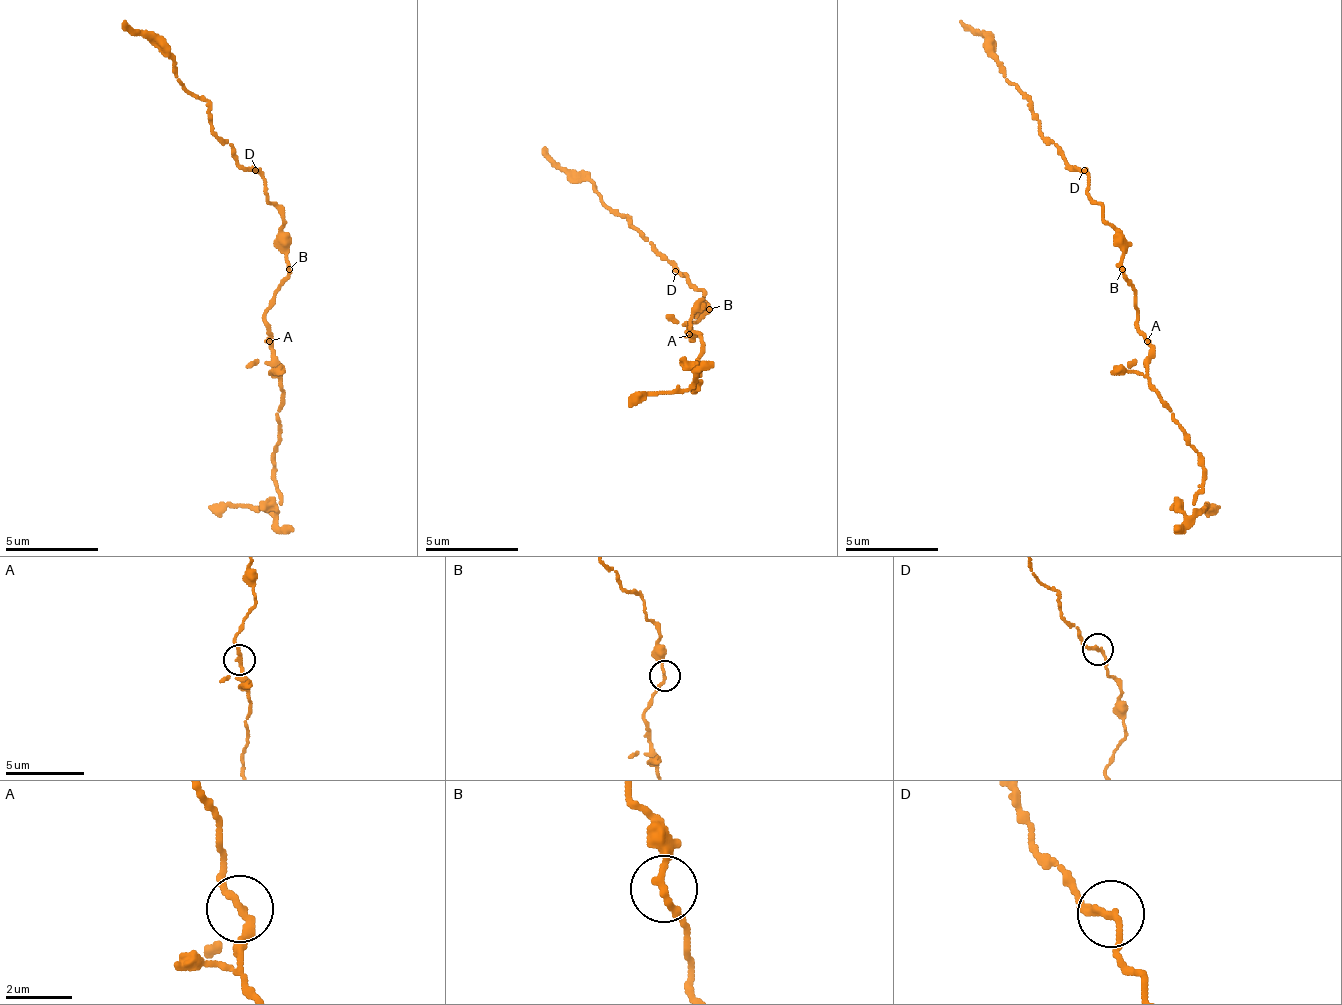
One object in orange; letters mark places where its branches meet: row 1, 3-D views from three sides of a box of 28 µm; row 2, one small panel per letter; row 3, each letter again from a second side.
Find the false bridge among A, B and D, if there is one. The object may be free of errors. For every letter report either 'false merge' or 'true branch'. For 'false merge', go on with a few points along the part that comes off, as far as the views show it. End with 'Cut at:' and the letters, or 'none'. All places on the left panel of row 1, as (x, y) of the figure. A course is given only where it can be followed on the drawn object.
A: true branch
B: true branch
D: true branch
Cut at: none

